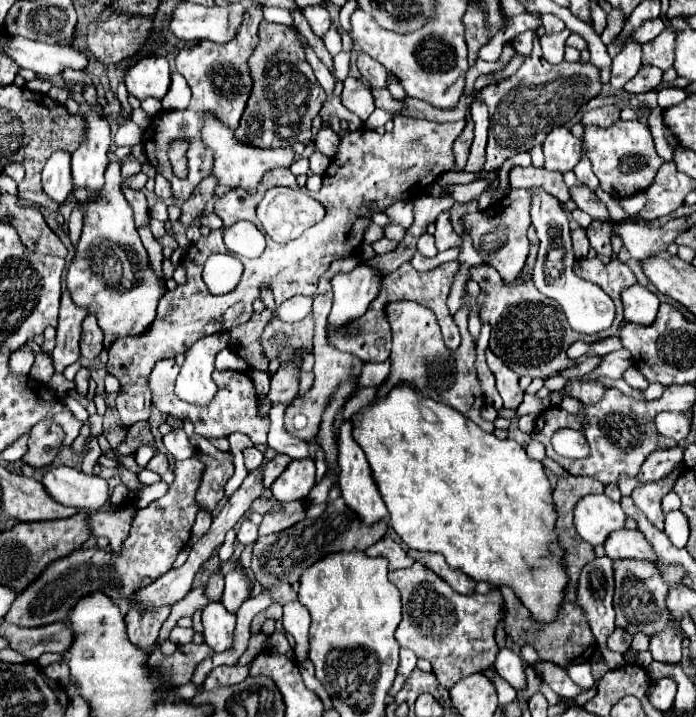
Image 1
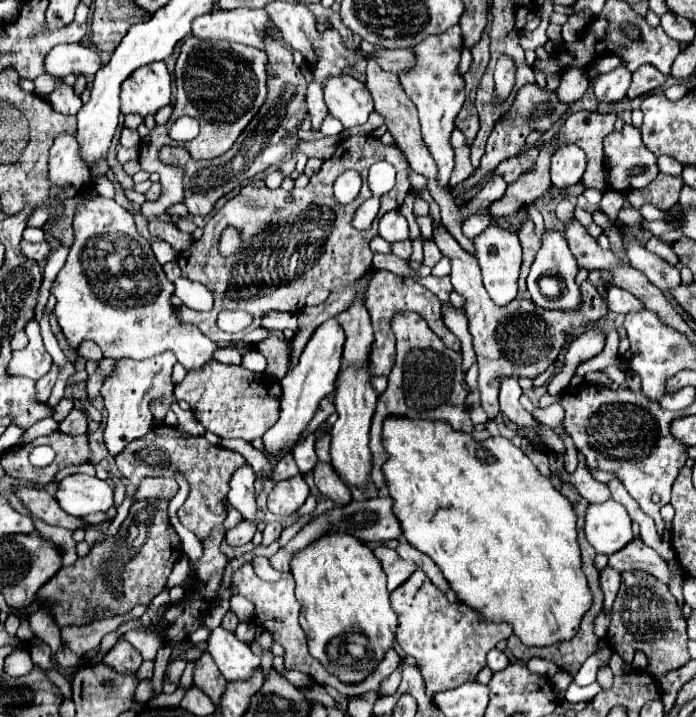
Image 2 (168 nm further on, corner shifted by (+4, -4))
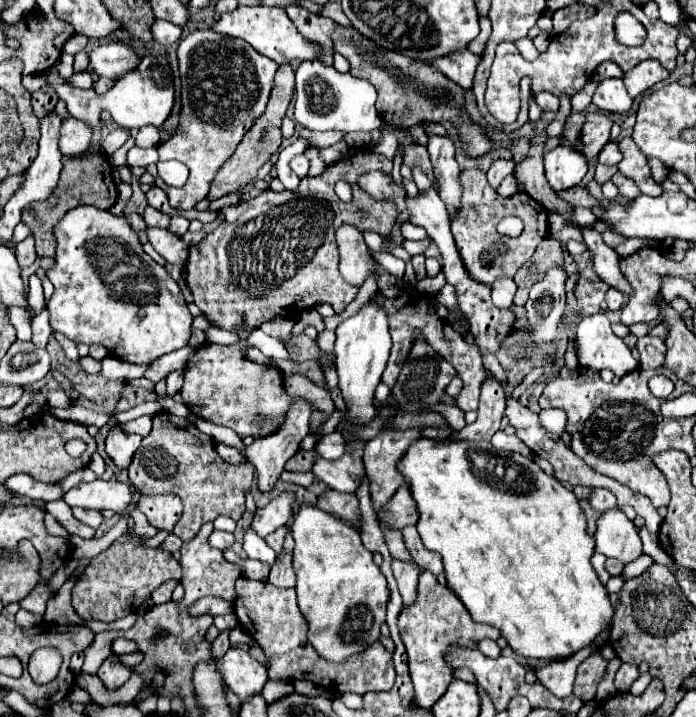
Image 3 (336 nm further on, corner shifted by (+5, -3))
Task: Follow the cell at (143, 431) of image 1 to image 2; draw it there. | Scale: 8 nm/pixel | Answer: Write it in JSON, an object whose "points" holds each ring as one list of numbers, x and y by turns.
{"points":[[165,424,153,426,151,432,147,432,143,438,133,440,127,444,127,448,115,458,115,464,119,472,129,478,135,486,141,482,145,476,173,476,175,474,175,464,177,470,185,474,191,492,185,500,185,504,177,510,179,522,191,530,199,540,205,540,211,534,211,528,221,526,225,520,225,508,221,500,229,492,229,478,237,466,241,466,245,458,239,452,225,450,219,446,209,444,205,438,195,438,179,428,169,428]]}

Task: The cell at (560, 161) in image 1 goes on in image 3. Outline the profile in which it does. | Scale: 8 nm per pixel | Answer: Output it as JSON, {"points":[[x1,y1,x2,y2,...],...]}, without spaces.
{"points":[[556,147,544,155,544,173,556,193,578,185,584,179,586,171,586,157,578,155,574,147]]}

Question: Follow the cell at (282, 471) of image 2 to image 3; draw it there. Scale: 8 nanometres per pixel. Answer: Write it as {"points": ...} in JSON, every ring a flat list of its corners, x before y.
{"points":[[298,451,288,463,286,463,286,471,310,471,310,463,314,463,314,459,318,457,318,453,312,451]]}

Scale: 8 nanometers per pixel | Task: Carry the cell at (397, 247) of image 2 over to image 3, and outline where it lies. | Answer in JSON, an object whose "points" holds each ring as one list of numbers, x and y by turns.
{"points":[[426,237,426,239,422,239,422,241,404,241,404,249,406,249,410,255,422,255,428,247,430,247,430,237]]}

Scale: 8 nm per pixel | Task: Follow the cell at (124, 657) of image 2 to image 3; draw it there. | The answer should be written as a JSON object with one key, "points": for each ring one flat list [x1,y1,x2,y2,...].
{"points":[[110,655,98,669,98,677,102,679,102,683,106,685,106,689,118,689,122,687,128,679,130,679,130,667,122,665,114,655]]}

